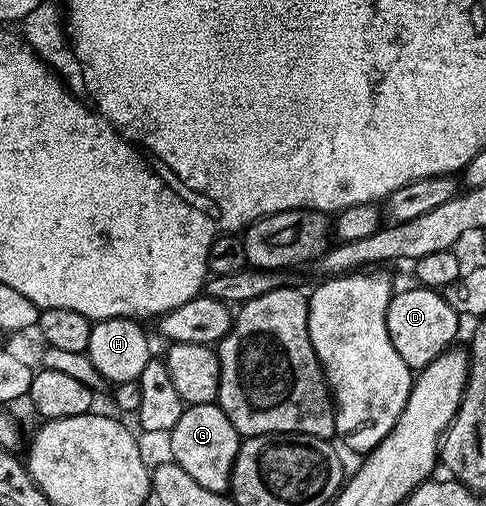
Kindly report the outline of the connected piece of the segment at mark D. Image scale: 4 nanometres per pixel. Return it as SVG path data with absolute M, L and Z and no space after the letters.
M416 289L392 293L387 309L387 327L389 340L393 340L393 348L397 348L397 356L401 356L412 371L418 372L454 343L451 341L459 334L461 316L438 289Z

